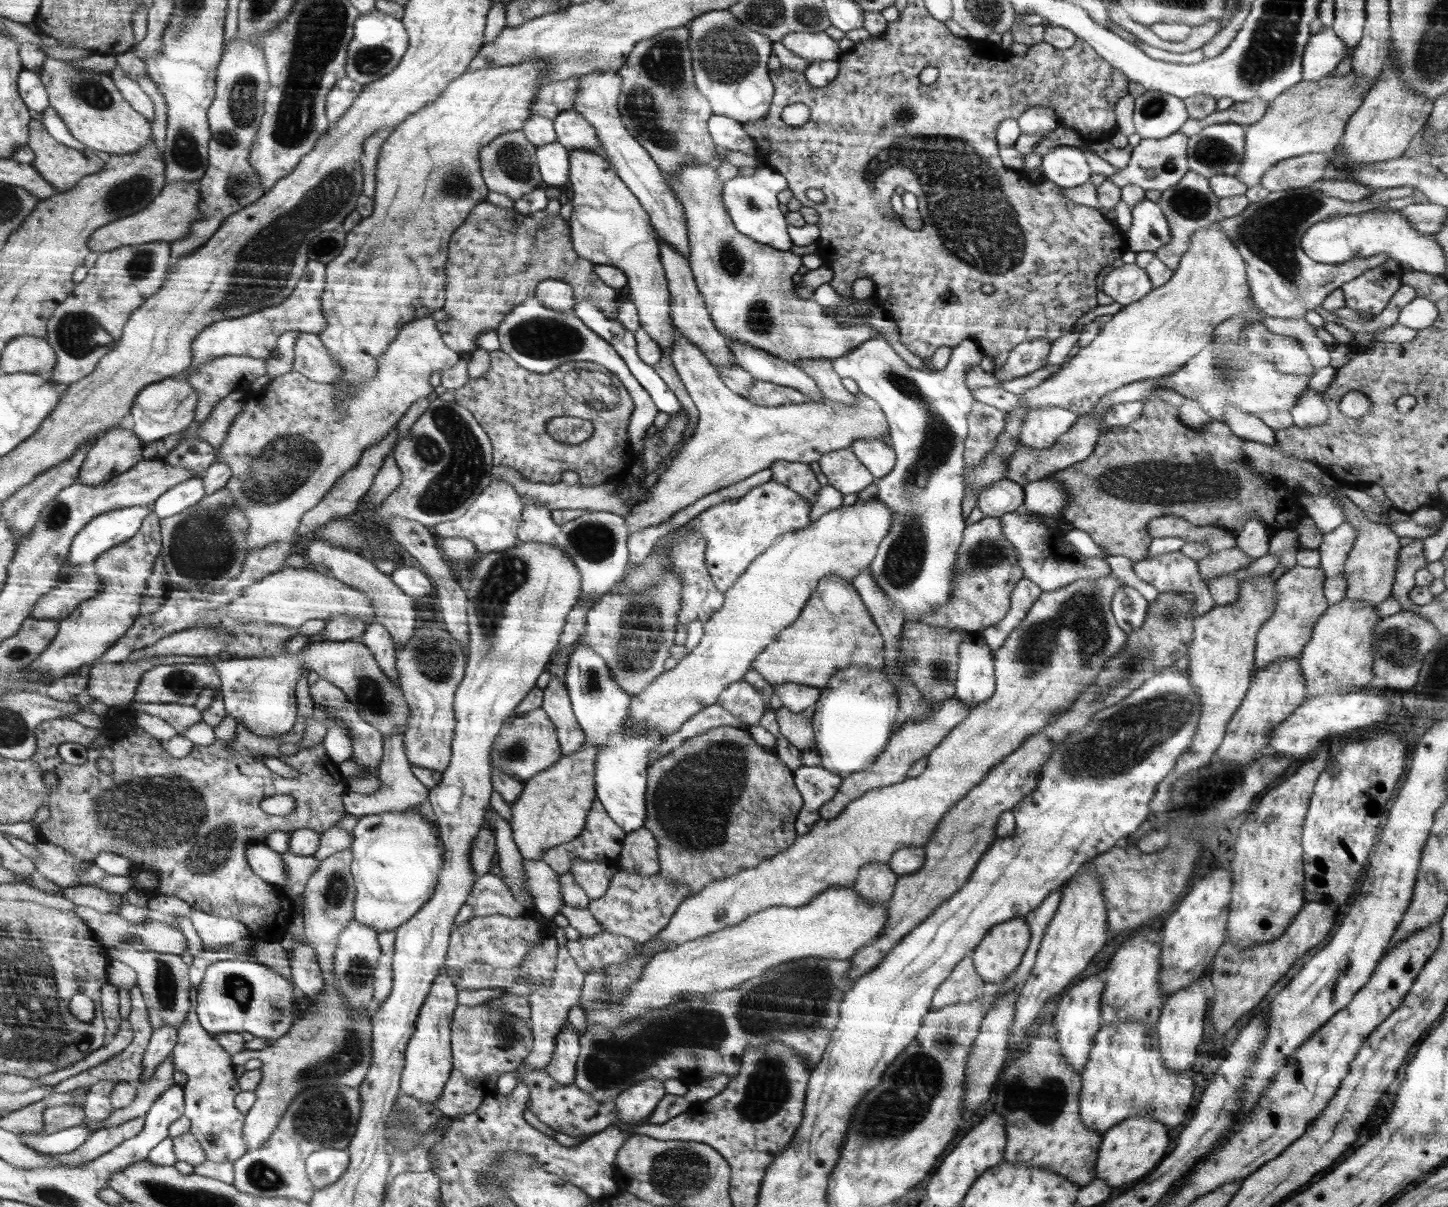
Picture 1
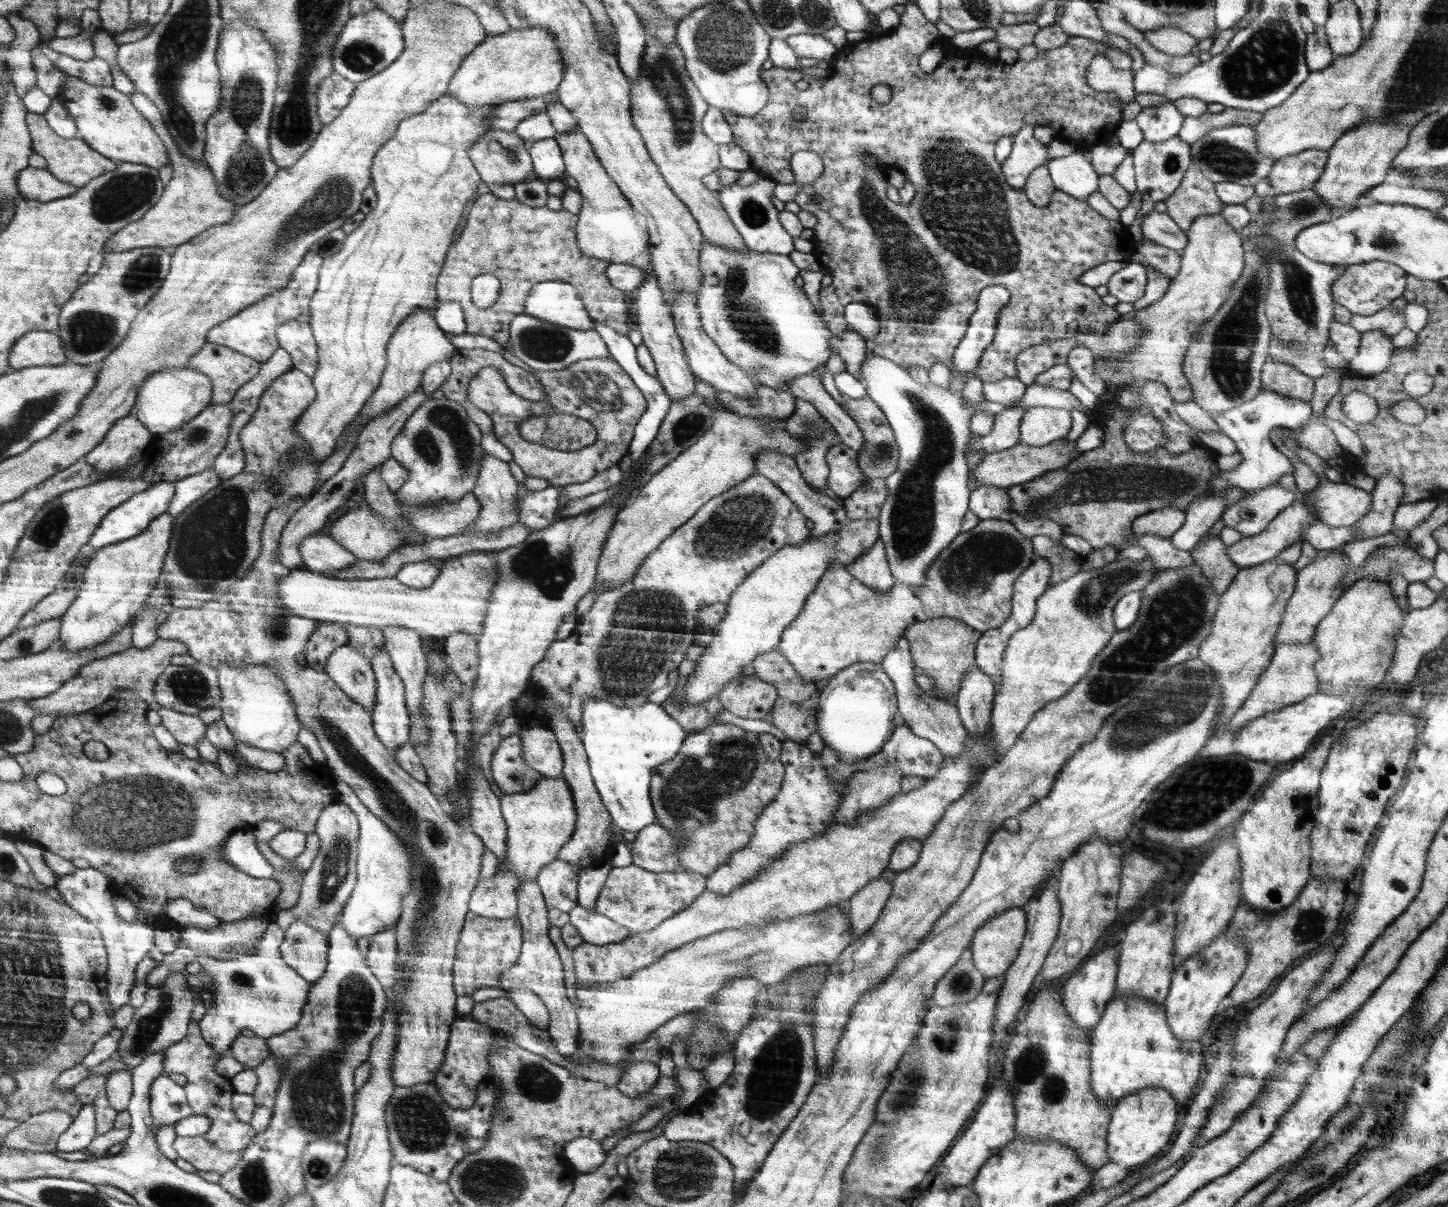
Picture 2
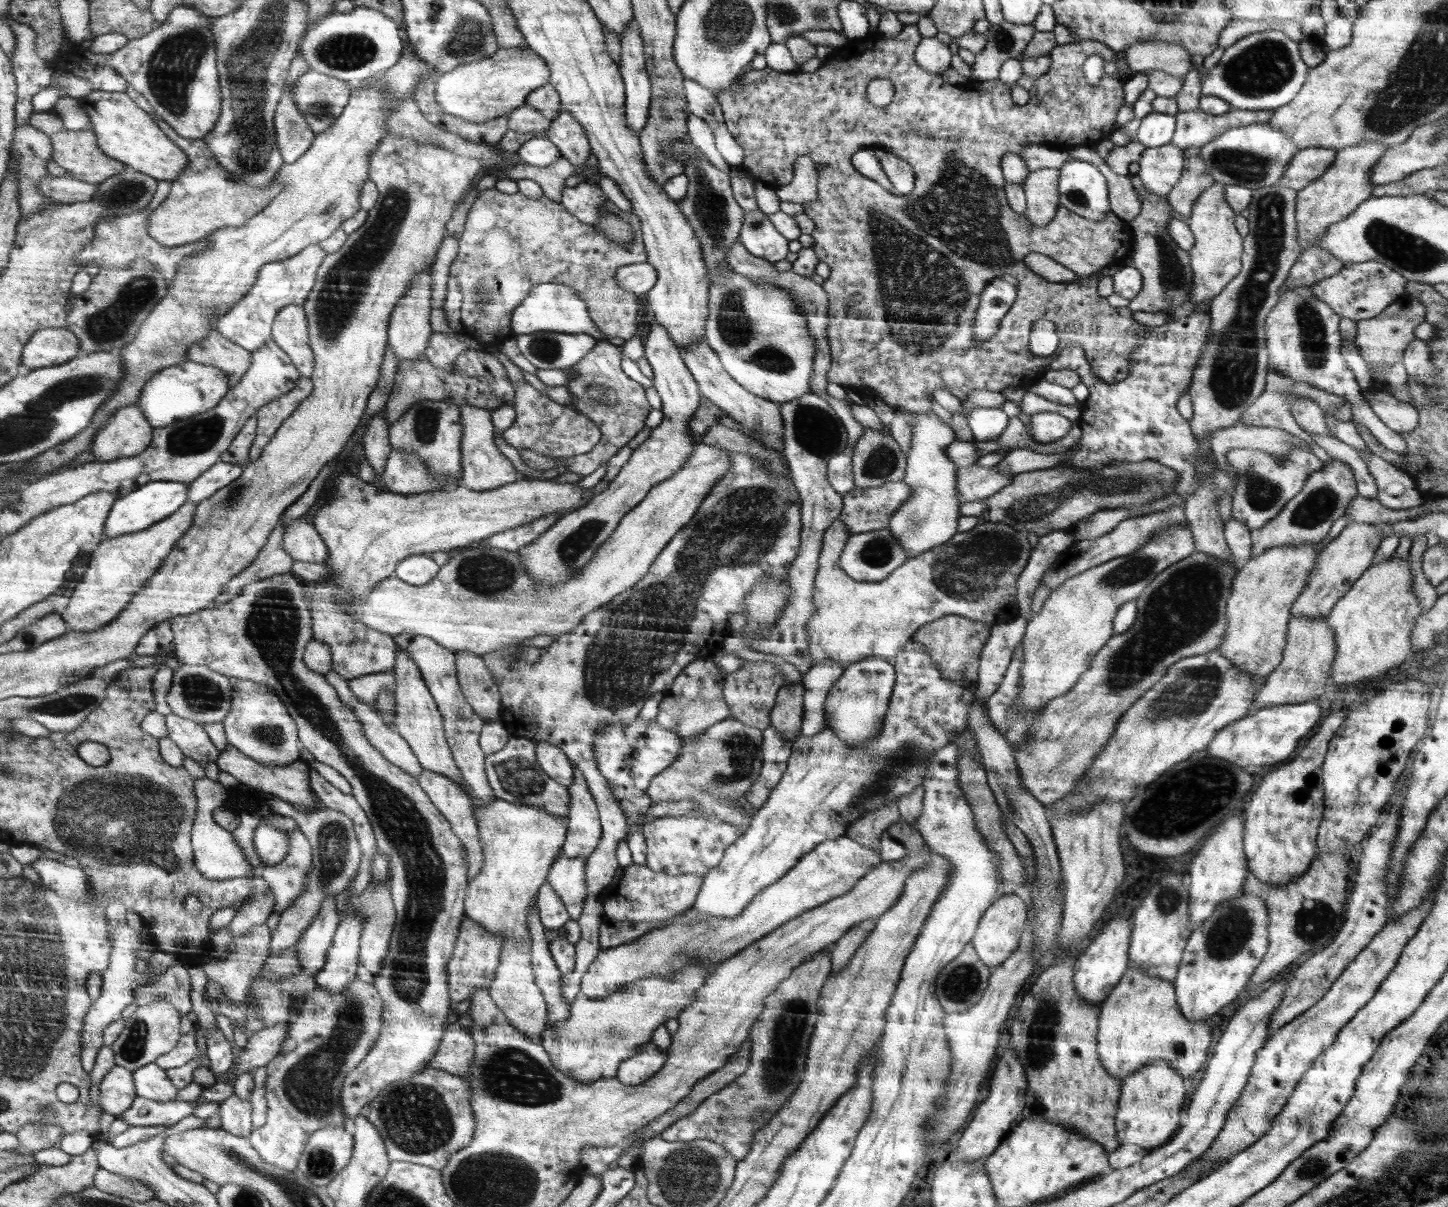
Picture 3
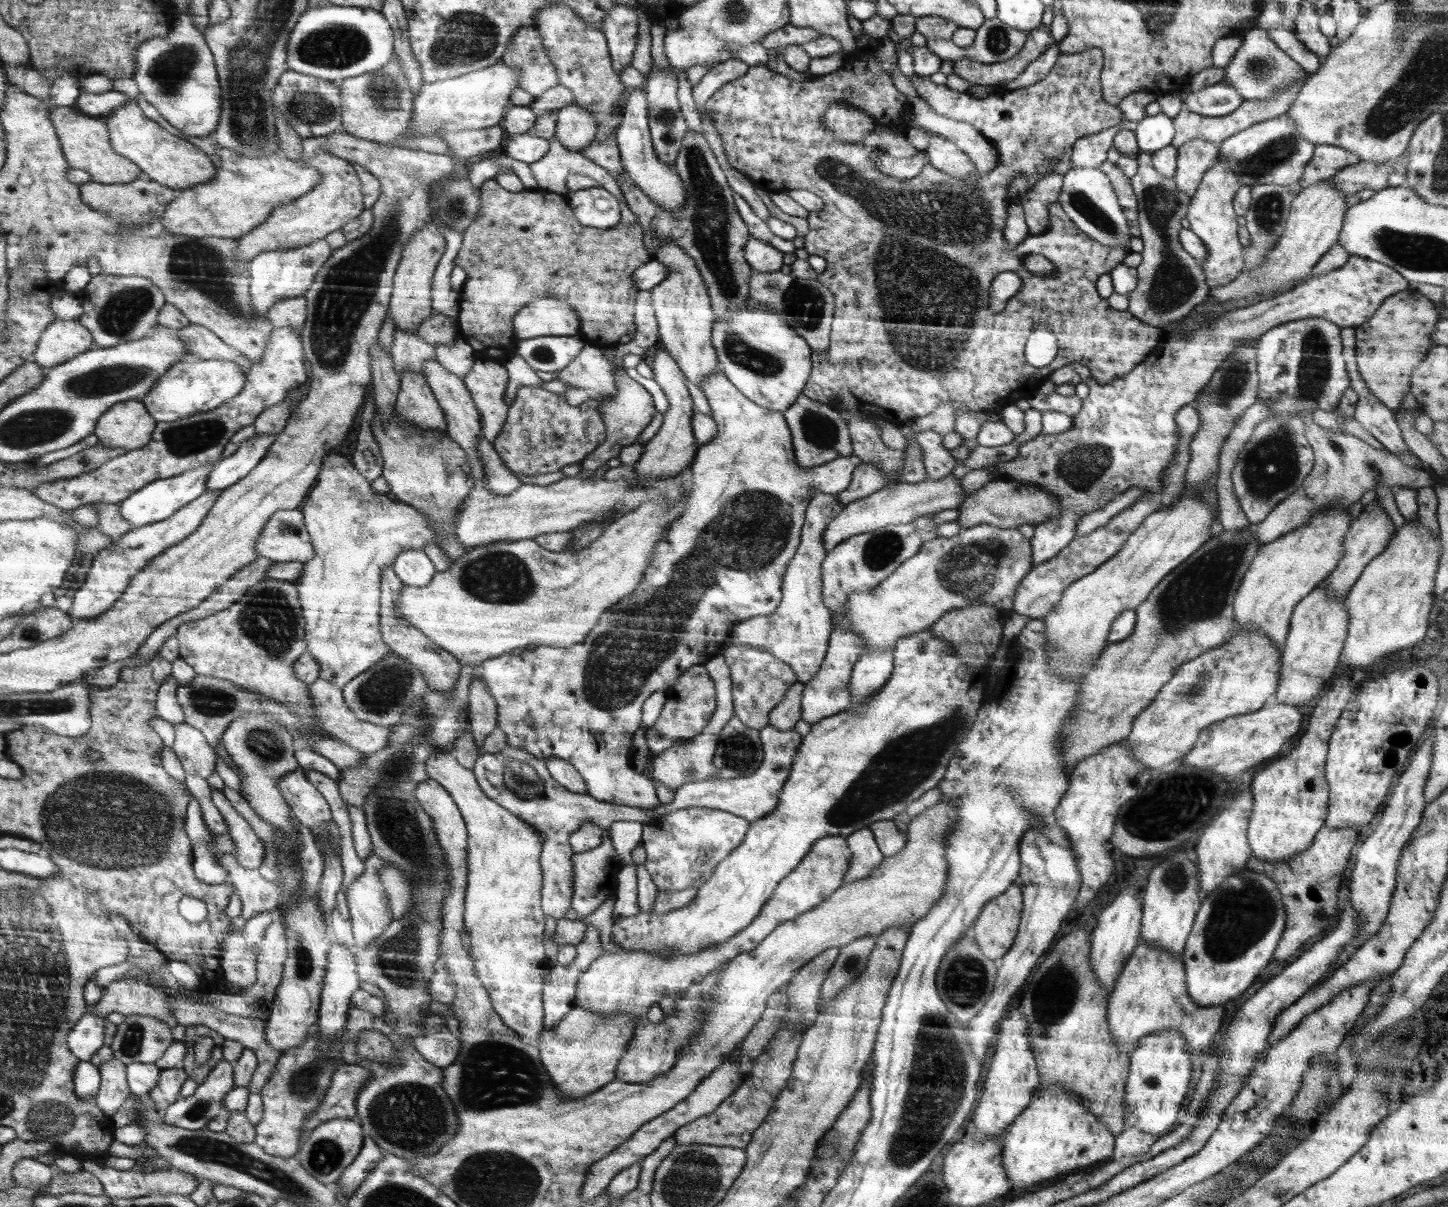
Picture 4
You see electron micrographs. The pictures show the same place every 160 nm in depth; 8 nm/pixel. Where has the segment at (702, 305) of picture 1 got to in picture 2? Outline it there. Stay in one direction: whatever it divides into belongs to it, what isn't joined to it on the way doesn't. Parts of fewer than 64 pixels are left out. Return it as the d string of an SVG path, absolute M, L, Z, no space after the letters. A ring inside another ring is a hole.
M680 292L680 295L676 297L674 306L671 306L675 328L681 337L691 372L698 379L713 386L718 392L730 392L730 394L735 394L740 398L752 398L756 394L758 385L744 369L740 369L738 364L728 360L713 337L707 335L702 325L702 314L699 312L698 302L698 296L690 295L690 292Z

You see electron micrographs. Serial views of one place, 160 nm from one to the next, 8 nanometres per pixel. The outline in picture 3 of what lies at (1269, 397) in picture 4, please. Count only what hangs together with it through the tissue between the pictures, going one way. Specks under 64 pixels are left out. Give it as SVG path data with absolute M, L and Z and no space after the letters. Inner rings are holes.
M1292 286L1287 288L1287 290L1283 290L1279 294L1276 306L1272 308L1272 311L1265 318L1264 333L1266 335L1266 348L1269 354L1268 371L1276 371L1276 373L1280 373L1284 377L1290 377L1292 381L1298 381L1298 383L1313 384L1316 388L1337 394L1339 397L1347 397L1352 406L1352 421L1354 423L1363 424L1379 440L1379 443L1383 444L1388 450L1396 454L1407 454L1408 447L1403 436L1388 428L1374 414L1369 403L1363 401L1360 385L1356 381L1352 370L1348 368L1347 362L1341 353L1341 341L1343 338L1339 331L1340 319L1341 316L1336 315L1328 307L1328 304L1312 295L1311 286ZM1294 447L1282 460L1275 459L1263 450L1251 448L1234 448L1226 456L1231 470L1237 471L1232 518L1251 530L1263 527L1275 518L1282 507L1302 490L1309 474L1323 467L1323 462L1311 450L1302 447Z

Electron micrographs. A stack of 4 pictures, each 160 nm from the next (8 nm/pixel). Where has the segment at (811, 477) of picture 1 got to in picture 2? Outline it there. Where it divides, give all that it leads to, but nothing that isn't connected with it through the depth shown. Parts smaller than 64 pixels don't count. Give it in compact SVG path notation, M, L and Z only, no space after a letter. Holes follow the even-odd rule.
M760 451L758 458L756 458L755 473L764 475L767 477L768 482L779 485L795 501L798 508L802 510L803 516L806 516L807 519L814 522L814 526L811 529L811 538L821 538L825 534L839 530L839 526L847 521L844 506L839 505L834 499L819 492L814 485L810 485L806 481L795 457L776 451Z

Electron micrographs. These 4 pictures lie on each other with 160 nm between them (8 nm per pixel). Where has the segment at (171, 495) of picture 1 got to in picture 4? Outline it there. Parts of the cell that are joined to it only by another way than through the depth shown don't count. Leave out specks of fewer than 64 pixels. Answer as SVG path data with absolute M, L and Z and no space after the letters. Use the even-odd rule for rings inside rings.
M256 434L246 440L234 454L229 457L224 455L208 477L207 491L222 491L246 478L262 462L276 439L276 435Z

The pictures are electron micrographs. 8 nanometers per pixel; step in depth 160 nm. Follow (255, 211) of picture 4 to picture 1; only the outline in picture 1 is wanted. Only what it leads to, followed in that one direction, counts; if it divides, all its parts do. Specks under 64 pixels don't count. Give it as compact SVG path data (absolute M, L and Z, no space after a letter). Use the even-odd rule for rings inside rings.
M115 64L110 77L115 81L116 88L123 93L123 97L131 104L132 108L143 113L149 121L155 119L153 100L140 88L140 85L135 80L128 78L124 74L119 64ZM198 181L166 184L166 188L142 211L100 227L92 236L92 241L88 240L87 246L92 248L92 252L106 253L124 246L143 246L157 241L170 244L181 240L191 232L192 223L201 220L203 213L199 211L200 202L202 194L198 189Z

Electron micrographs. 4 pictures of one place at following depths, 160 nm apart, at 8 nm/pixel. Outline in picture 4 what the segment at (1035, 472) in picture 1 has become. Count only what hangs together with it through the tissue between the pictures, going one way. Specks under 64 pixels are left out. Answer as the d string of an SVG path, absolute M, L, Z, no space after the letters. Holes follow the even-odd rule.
M948 474L942 480L926 478L916 484L890 483L870 496L847 504L840 515L831 520L824 532L824 545L826 545L827 553L834 550L843 540L850 539L851 536L876 531L891 524L912 523L920 516L932 515L940 510L957 509L969 495L963 491L960 481L961 479Z

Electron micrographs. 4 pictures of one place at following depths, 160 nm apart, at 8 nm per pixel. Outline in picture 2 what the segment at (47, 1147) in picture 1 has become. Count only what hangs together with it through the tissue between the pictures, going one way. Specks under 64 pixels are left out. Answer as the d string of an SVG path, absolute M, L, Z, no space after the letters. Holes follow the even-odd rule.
M88 1103L79 1110L72 1124L60 1135L56 1149L60 1152L84 1150L96 1135L95 1110L93 1104Z

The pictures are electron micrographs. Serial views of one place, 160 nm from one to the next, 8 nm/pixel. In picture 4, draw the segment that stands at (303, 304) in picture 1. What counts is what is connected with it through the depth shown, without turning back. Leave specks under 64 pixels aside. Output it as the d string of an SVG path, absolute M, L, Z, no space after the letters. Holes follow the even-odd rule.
M322 239L316 240L315 243L308 244L308 246L264 252L264 254L258 255L248 266L251 277L251 304L256 316L264 320L274 304L280 300L306 294L315 283L316 274L331 259L332 254L334 254L334 250L326 240Z

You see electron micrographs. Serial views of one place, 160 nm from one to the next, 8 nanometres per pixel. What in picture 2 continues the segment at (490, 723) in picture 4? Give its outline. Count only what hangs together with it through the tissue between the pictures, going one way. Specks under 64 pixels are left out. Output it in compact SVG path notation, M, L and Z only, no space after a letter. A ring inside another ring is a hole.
M456 632L442 641L442 647L452 671L467 685L469 692L472 691L478 678L477 640Z

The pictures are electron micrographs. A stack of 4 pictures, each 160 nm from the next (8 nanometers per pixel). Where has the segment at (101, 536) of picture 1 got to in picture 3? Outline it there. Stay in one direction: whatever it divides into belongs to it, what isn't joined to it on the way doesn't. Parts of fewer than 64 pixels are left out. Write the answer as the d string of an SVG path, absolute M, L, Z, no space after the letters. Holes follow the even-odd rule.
M156 481L145 484L115 500L111 513L107 516L103 530L104 540L117 536L130 535L131 532L146 531L147 528L159 523L162 519L175 514L187 502L189 486L176 481Z

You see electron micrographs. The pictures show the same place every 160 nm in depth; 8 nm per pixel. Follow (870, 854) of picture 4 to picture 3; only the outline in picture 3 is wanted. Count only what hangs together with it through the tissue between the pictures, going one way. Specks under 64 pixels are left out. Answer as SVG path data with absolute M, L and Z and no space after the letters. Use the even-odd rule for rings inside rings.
M889 802L882 808L861 816L861 819L852 823L844 834L870 849L878 850L883 832L899 820L901 818L897 803Z

